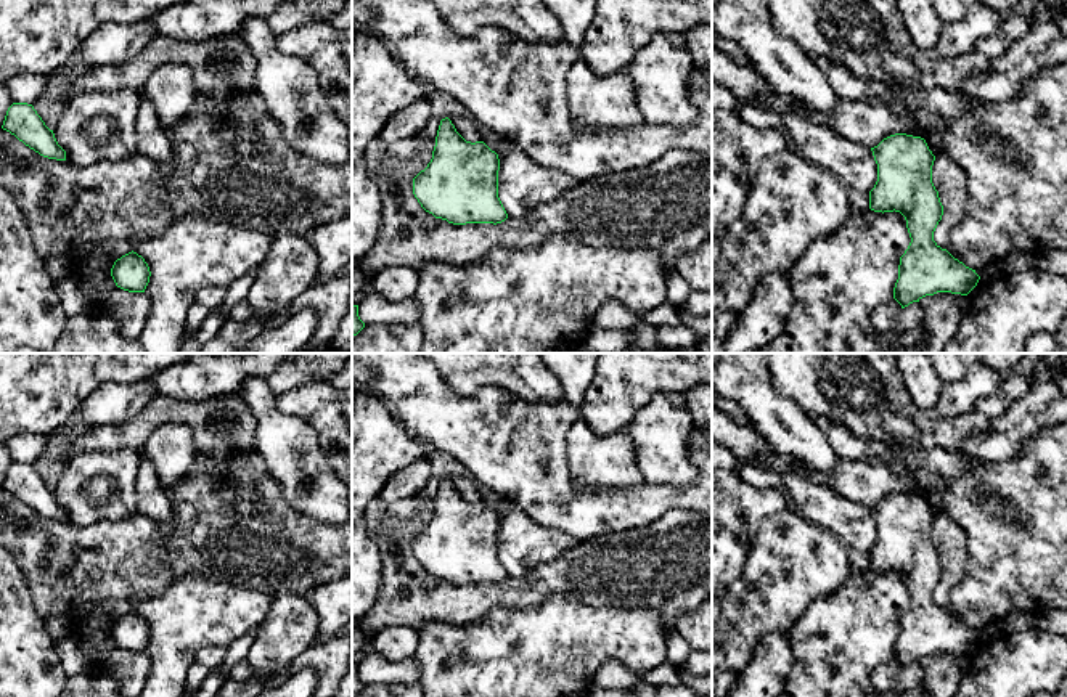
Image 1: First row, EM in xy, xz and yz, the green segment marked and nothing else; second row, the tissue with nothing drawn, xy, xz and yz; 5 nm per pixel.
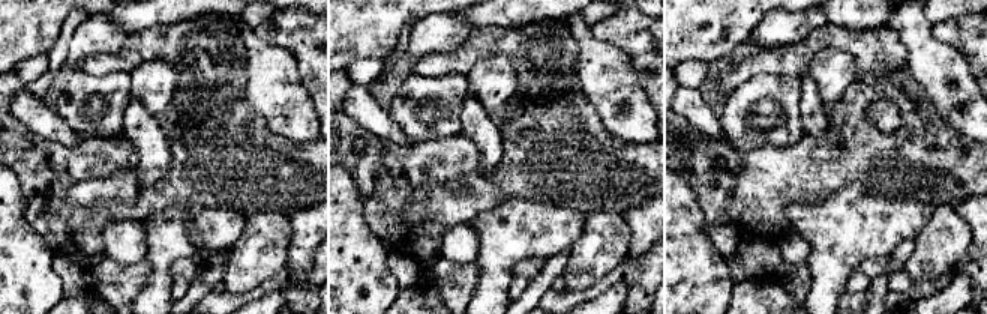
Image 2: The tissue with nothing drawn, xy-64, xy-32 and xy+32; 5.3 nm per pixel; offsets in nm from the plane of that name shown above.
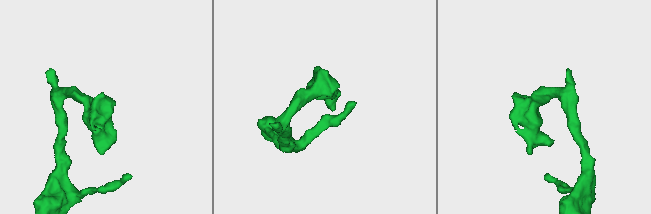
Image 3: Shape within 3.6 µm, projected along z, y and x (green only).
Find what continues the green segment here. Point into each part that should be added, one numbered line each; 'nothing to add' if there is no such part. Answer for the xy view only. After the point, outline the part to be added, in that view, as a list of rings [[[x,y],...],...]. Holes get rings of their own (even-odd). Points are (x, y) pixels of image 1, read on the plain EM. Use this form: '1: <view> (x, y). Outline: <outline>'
nothing to add

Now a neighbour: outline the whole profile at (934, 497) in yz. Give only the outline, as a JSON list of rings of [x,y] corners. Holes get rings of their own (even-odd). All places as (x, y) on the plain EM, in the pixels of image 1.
[[[943,487],[929,488],[924,499],[934,516],[943,514],[943,499],[945,499],[945,488]]]

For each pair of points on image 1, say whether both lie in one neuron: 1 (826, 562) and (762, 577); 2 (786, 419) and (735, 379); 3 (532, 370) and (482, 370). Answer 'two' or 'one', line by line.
1: one
2: one
3: one

